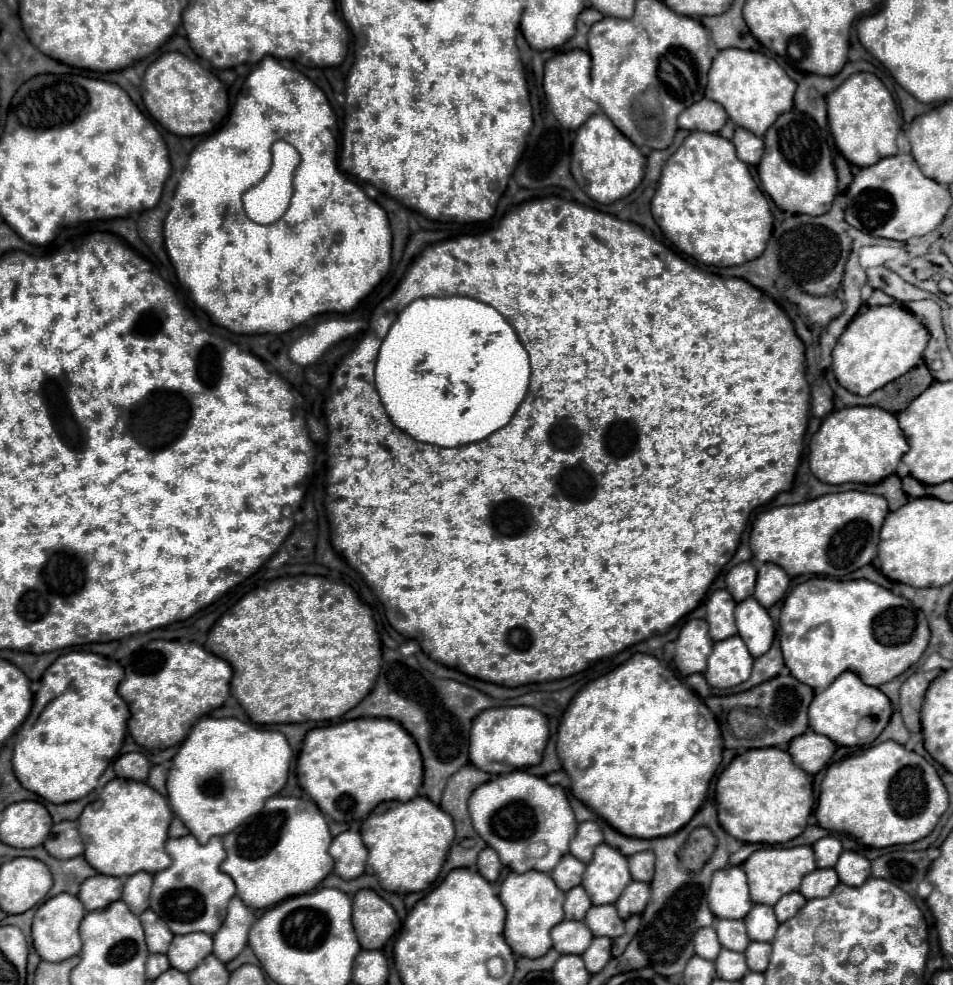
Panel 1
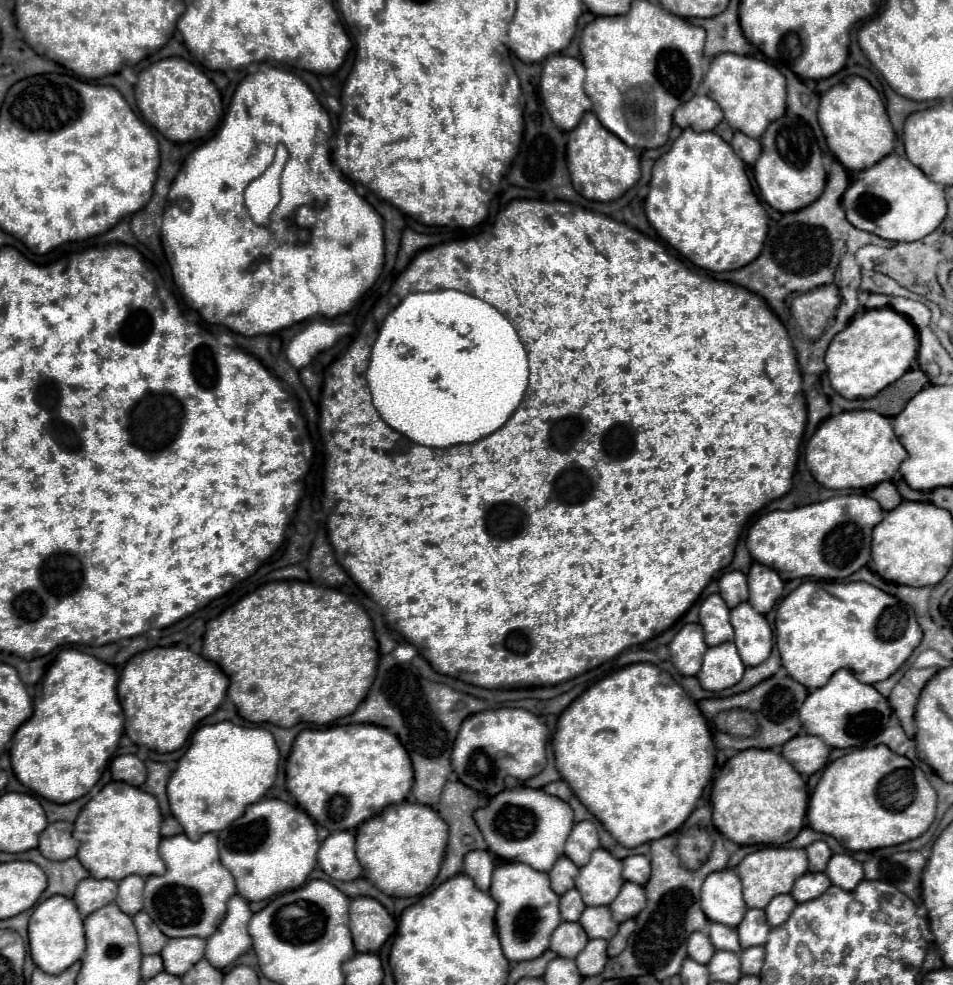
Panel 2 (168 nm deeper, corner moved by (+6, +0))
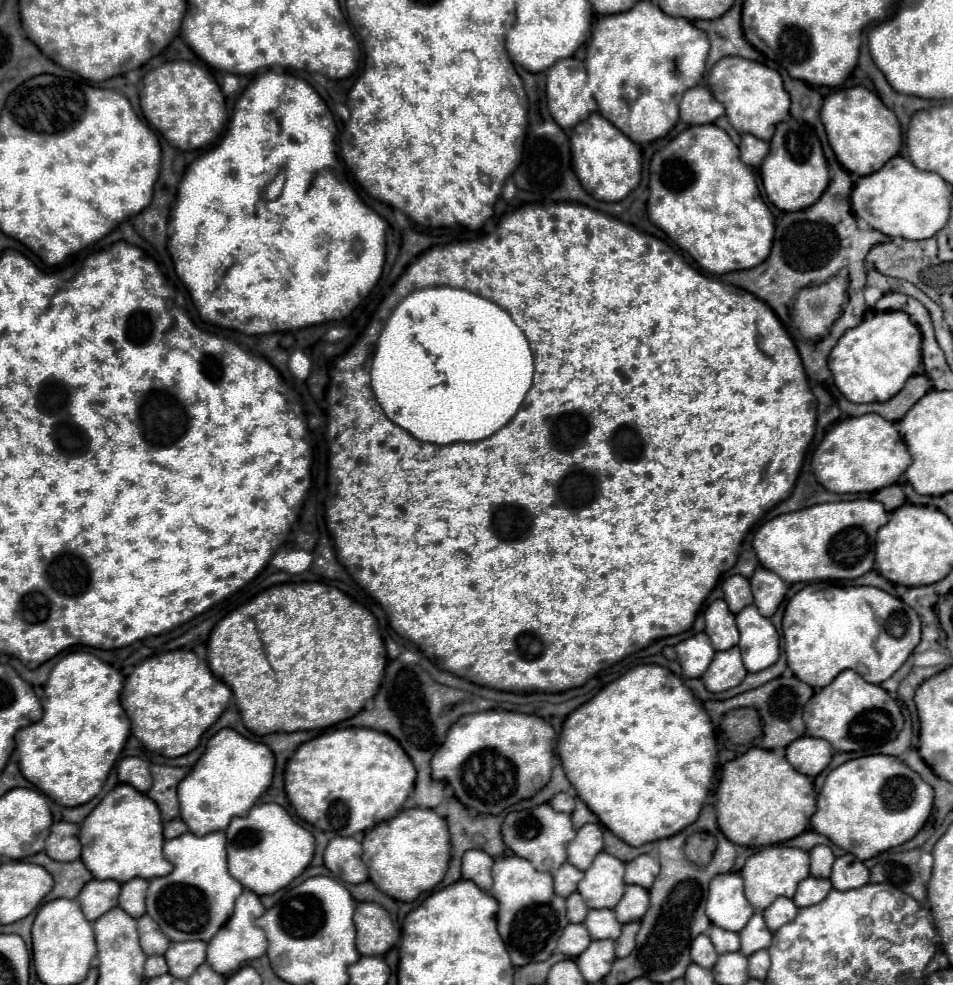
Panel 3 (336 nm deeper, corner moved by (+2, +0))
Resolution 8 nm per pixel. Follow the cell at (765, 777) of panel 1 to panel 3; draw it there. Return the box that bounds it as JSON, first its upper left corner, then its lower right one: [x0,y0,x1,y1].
[716,747,816,847]

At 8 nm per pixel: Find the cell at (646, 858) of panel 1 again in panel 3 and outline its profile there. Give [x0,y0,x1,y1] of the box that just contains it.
[624,855,660,889]

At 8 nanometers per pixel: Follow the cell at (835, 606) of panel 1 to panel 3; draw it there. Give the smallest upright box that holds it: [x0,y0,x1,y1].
[782,581,920,689]

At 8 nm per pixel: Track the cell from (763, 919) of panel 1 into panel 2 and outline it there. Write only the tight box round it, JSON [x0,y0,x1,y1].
[736,909,770,947]

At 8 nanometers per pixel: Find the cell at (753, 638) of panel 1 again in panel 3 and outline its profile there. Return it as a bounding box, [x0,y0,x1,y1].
[736,605,780,673]

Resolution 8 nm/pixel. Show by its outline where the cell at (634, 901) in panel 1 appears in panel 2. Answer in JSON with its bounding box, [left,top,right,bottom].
[610,883,644,923]

